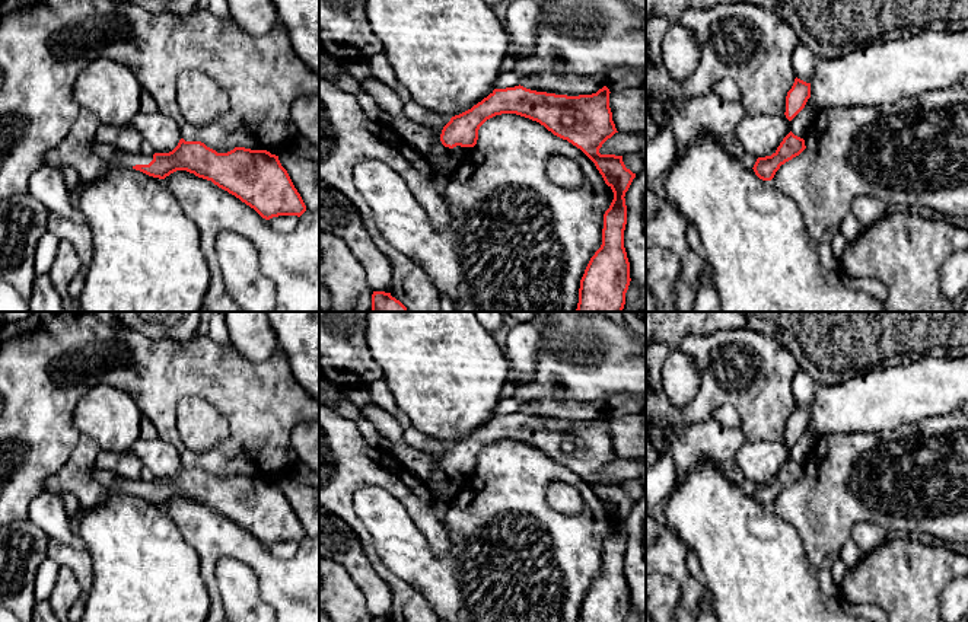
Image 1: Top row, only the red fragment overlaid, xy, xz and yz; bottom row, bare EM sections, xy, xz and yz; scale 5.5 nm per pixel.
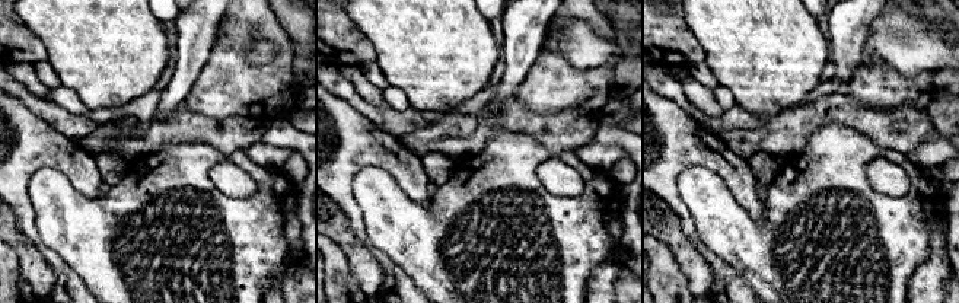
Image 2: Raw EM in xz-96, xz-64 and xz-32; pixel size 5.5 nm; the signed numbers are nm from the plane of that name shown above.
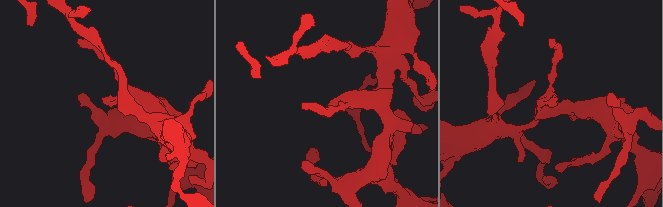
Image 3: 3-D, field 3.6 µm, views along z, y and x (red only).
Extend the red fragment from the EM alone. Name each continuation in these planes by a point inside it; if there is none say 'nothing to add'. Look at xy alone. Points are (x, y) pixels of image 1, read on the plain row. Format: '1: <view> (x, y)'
1: xy (126, 485)

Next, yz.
nothing to add

